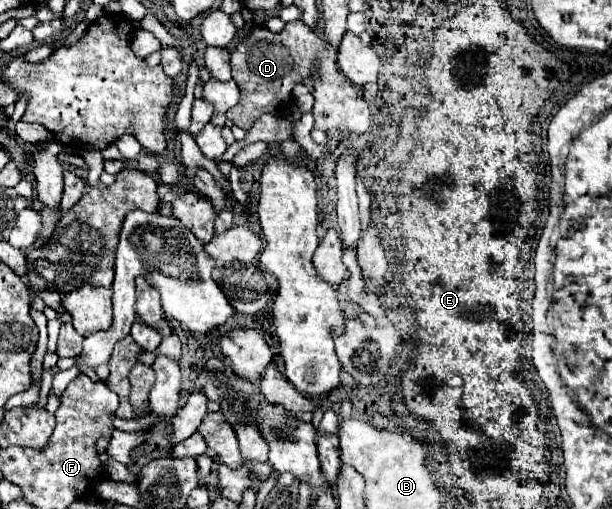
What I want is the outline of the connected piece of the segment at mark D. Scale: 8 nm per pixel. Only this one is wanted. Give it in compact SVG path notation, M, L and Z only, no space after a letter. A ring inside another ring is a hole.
M290 22L282 32L270 34L264 26L254 26L250 34L236 44L230 58L232 78L240 88L240 102L228 110L228 120L242 130L250 130L254 122L268 112L284 112L292 100L292 90L296 84L312 78L314 82L314 128L324 132L338 132L344 138L348 134L366 134L370 130L370 106L350 88L350 80L339 72L337 50L329 46L320 37L304 28L302 22ZM318 64L318 68L316 68ZM318 70L318 74L314 74Z

